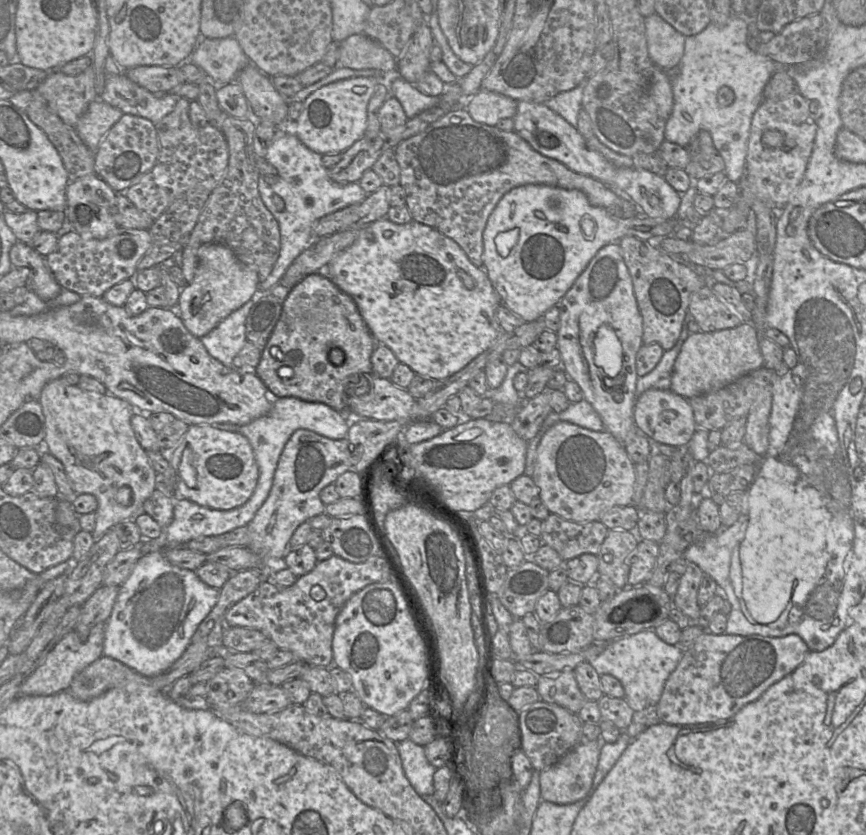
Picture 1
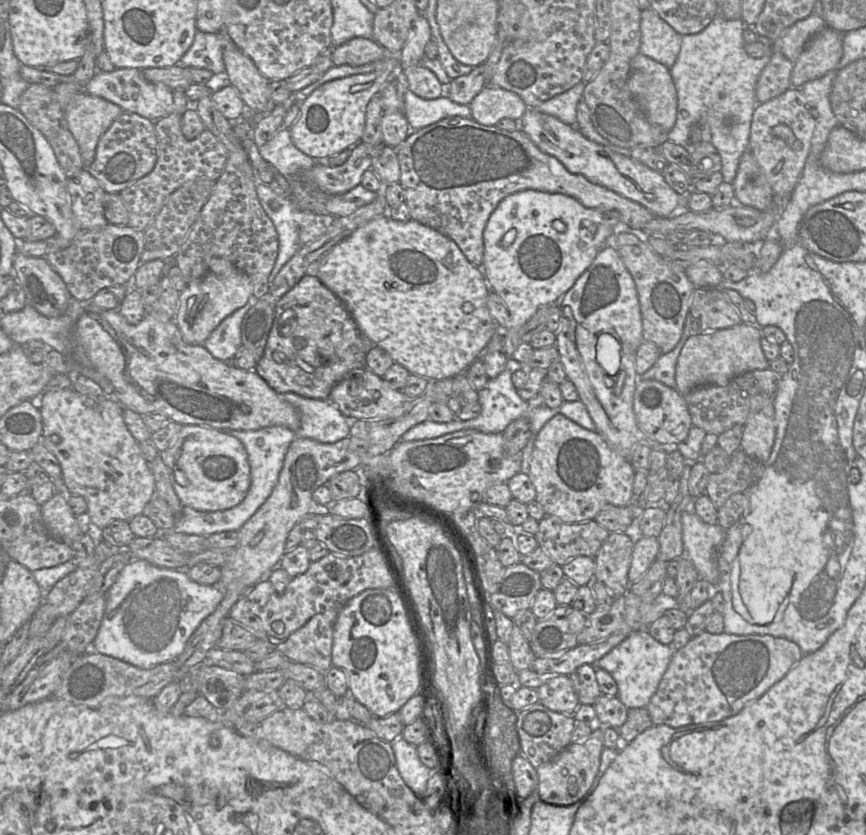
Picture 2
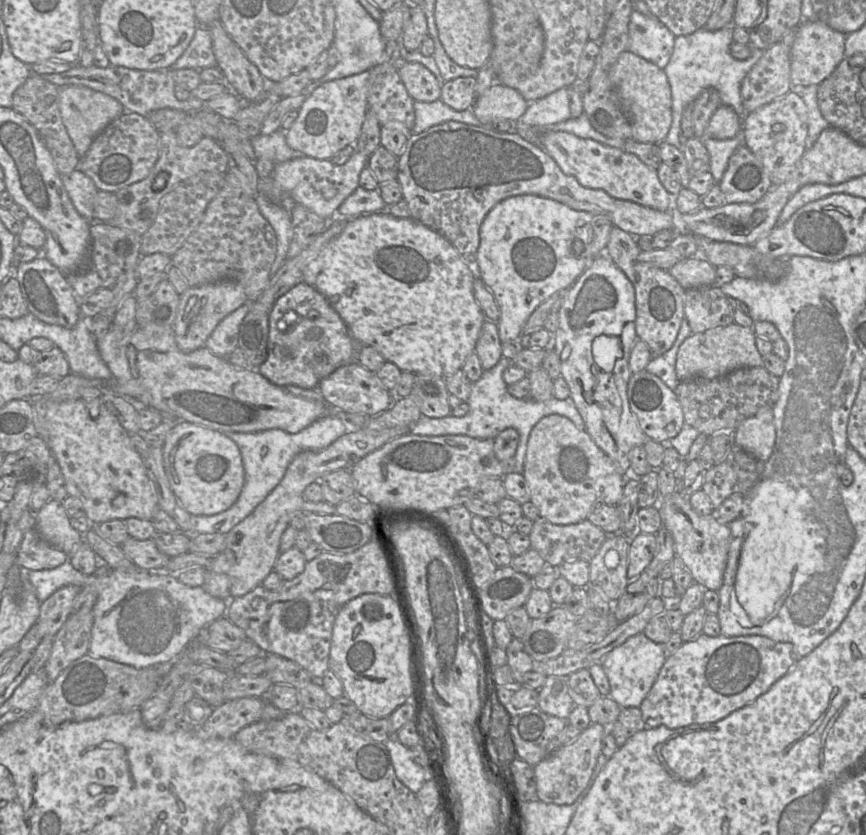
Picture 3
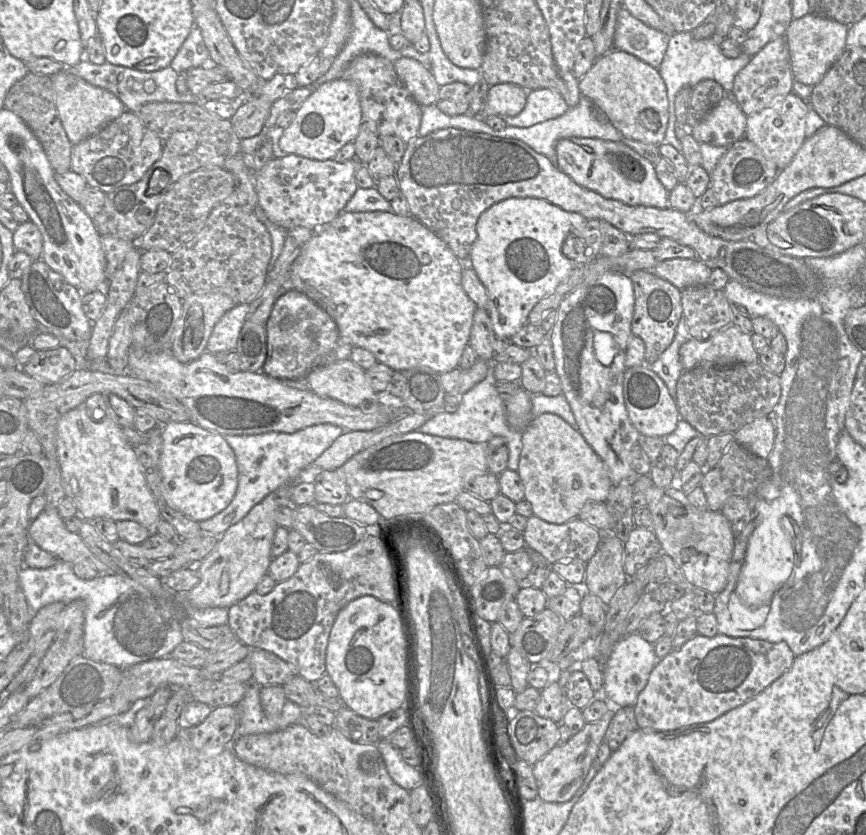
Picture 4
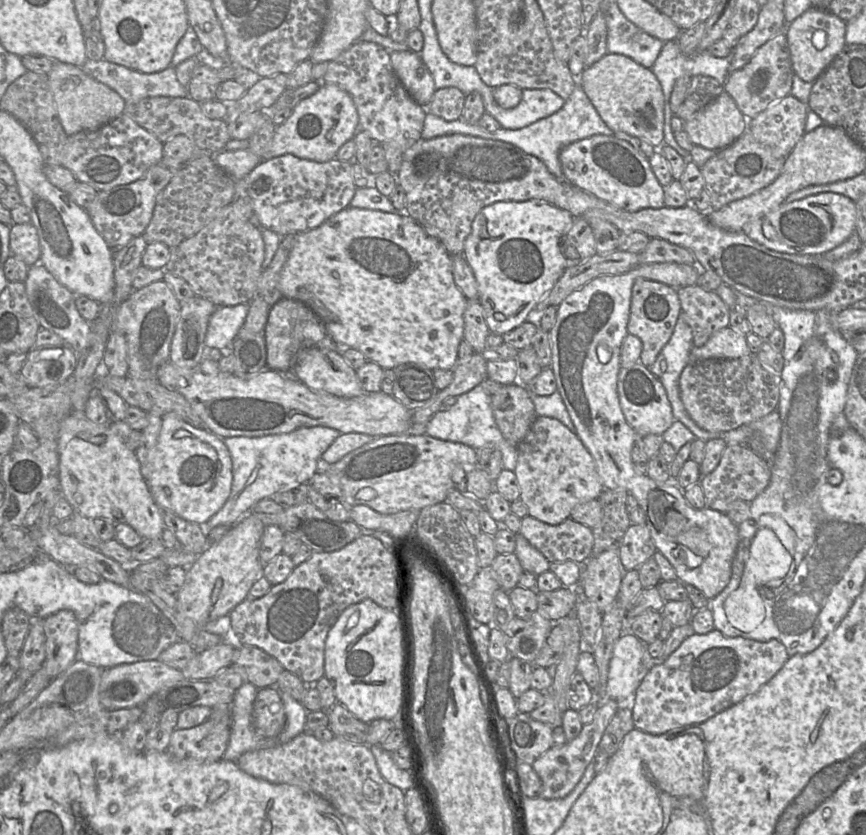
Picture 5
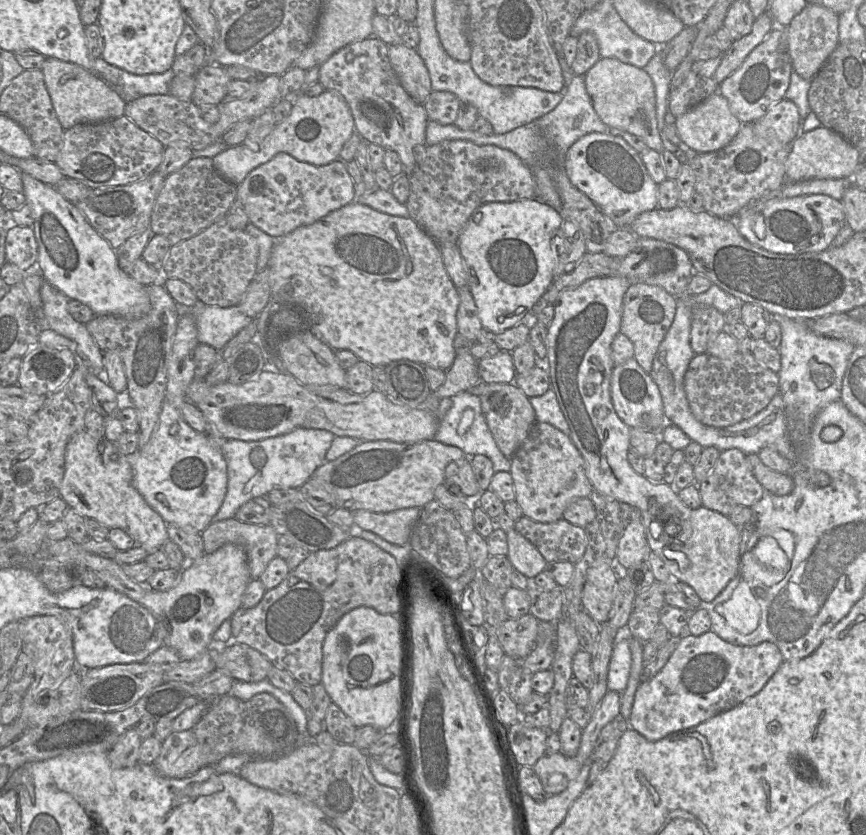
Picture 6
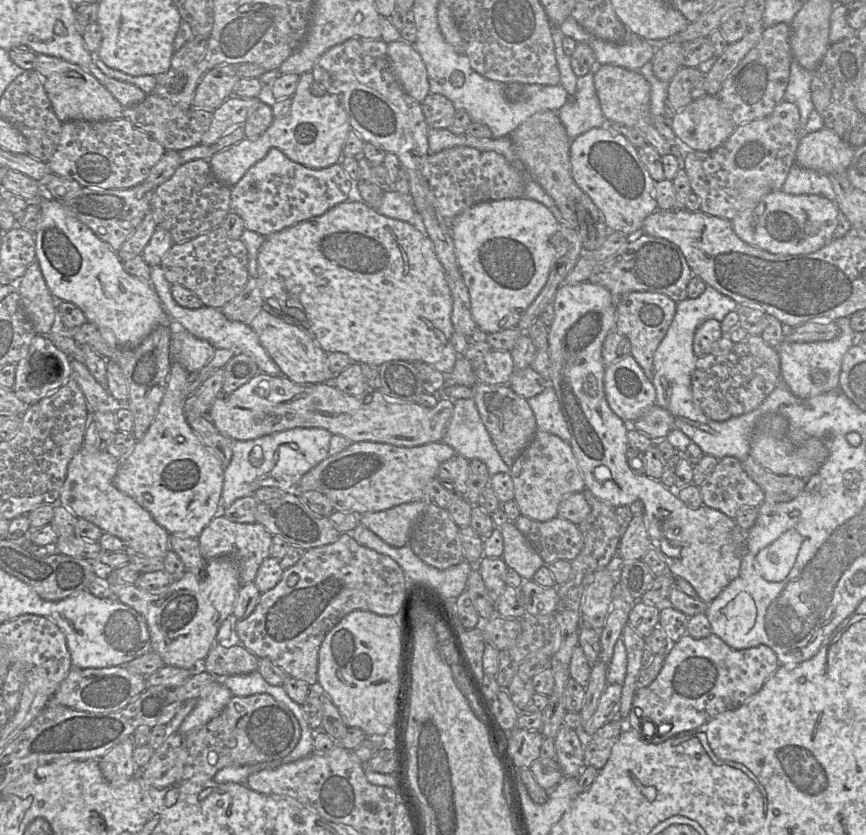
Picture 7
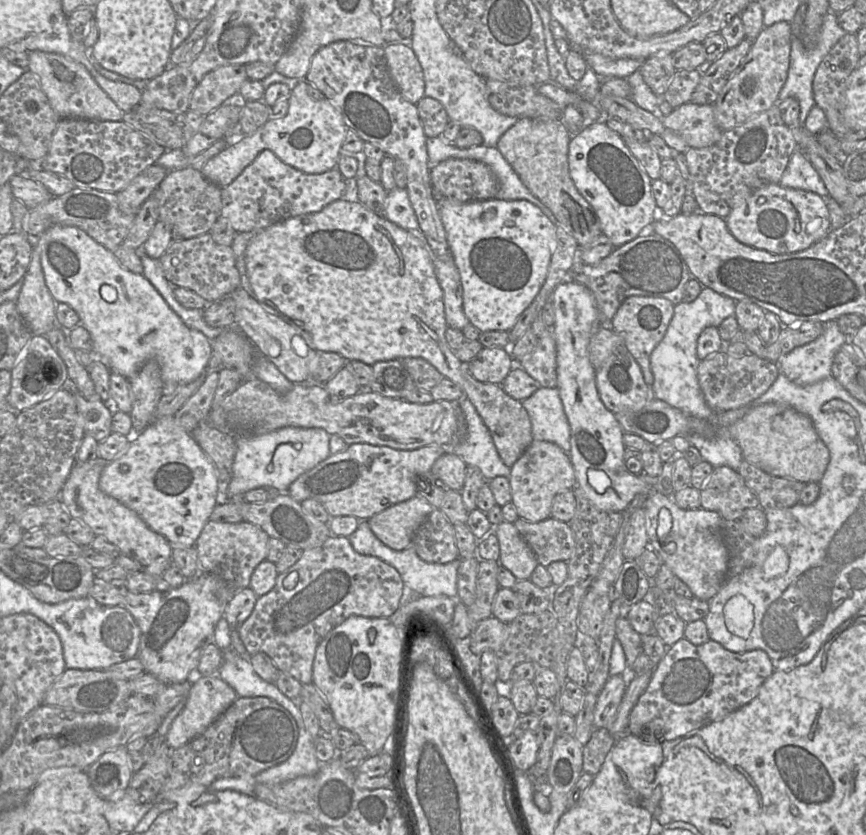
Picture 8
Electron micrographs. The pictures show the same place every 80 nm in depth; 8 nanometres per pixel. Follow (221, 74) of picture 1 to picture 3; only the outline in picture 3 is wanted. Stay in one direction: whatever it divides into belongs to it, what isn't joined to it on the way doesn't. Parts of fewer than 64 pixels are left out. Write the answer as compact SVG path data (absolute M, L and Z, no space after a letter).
M198 25L192 41L171 68L201 70L216 66L211 33L208 27Z

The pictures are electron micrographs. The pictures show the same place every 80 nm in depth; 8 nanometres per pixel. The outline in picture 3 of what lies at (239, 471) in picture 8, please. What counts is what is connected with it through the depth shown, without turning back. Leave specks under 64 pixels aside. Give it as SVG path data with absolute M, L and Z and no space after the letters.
M332 410L309 426L296 433L281 429L270 429L261 432L228 432L220 431L238 446L244 468L244 484L236 502L227 510L218 514L191 515L191 531L194 534L228 533L234 526L249 516L267 495L280 483L287 467L303 451L319 451L330 446L350 430L349 425L341 418L340 412Z

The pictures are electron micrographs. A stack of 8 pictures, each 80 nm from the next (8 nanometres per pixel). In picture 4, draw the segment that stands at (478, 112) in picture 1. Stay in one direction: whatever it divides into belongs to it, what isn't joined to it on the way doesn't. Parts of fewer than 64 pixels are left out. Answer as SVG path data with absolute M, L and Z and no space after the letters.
M499 83L489 87L483 109L485 117L516 116L525 107L527 90L513 83Z

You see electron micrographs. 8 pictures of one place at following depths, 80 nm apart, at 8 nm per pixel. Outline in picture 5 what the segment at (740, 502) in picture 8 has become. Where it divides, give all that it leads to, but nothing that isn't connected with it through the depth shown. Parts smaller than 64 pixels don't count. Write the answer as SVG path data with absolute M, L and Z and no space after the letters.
M730 444L724 450L720 462L711 473L702 476L699 484L703 489L706 507L726 513L735 500L753 501L771 480L771 466L767 459L752 451L747 445Z

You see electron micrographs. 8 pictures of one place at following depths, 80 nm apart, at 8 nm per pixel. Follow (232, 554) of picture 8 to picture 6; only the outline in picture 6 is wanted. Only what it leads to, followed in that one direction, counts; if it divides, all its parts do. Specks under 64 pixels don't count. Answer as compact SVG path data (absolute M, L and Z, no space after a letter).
M231 518L212 521L201 535L205 554L213 553L226 544L241 546L247 554L250 575L254 580L277 557L278 534L271 525L246 524Z

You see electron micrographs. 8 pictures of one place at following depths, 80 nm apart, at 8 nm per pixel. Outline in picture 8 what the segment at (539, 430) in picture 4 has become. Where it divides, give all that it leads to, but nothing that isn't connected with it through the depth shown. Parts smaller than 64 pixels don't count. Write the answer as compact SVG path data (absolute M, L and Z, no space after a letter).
M534 440L511 467L509 483L518 518L537 523L551 517L554 497L576 487L575 472L569 453L551 442Z

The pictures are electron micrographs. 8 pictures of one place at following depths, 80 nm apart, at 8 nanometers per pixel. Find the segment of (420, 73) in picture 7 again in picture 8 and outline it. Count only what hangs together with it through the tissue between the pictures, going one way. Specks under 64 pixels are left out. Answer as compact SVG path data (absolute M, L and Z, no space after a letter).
M401 42L384 47L388 70L401 95L413 104L425 96L423 68L412 47Z

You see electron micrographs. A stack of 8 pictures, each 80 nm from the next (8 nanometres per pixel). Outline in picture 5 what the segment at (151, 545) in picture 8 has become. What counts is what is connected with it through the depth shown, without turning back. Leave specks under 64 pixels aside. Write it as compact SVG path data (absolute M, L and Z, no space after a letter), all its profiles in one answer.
M73 411L62 421L60 425L57 437L57 450L59 455L60 489L62 491L63 497L73 507L74 512L77 512L83 517L89 518L91 520L95 518L110 520L114 525L118 523L125 523L131 526L143 539L160 539L164 528L166 528L162 517L162 510L155 503L150 493L149 487L142 475L140 463L136 457L136 453L129 450L126 447L126 444L111 430L110 423L96 424L87 418L84 411Z

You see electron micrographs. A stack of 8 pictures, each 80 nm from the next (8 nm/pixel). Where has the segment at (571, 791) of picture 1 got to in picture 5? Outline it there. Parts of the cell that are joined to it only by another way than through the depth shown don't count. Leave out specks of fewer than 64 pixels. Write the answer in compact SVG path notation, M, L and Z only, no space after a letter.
M603 699L591 723L582 727L579 735L561 746L552 746L538 757L532 767L542 783L541 797L545 799L558 799L567 796L580 781L586 767L593 760L598 751L599 743L610 720L620 705L614 699Z

